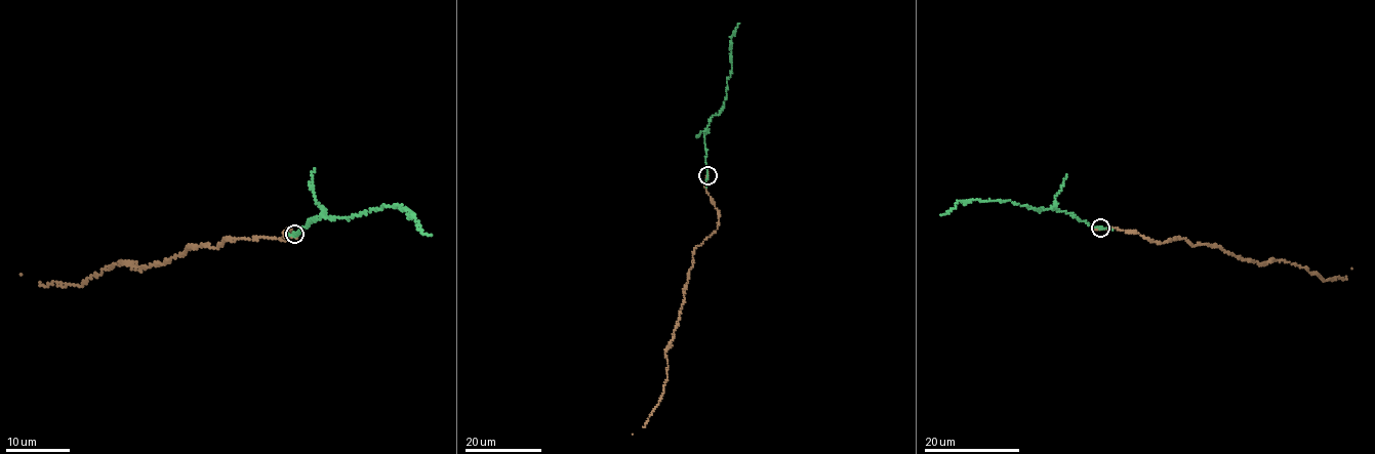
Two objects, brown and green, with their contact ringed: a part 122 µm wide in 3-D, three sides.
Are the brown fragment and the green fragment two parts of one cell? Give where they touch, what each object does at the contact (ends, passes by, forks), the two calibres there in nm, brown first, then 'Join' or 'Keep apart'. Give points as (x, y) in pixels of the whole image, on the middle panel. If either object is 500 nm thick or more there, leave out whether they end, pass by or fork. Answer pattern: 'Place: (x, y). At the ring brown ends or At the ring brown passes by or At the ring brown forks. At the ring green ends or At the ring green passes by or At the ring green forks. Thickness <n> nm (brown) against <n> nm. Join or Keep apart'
Place: (708, 175). At the ring brown passes by. At the ring green passes by. Thickness 240 nm (brown) against 200 nm. Join

